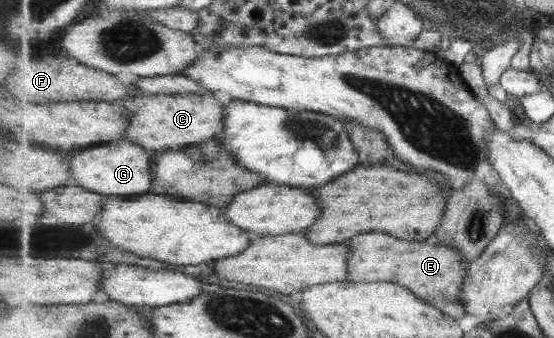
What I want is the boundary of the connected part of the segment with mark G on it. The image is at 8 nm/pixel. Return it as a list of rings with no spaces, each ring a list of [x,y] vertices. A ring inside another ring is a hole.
[[[118,140],[69,154],[73,184],[105,196],[140,195],[152,187],[153,153],[134,142]]]

